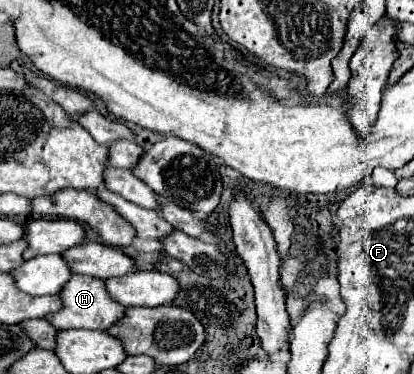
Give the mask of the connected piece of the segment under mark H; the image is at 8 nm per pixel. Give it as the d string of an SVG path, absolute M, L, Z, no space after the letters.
M73 276L63 292L61 292L61 300L63 300L63 310L57 314L51 314L47 320L57 326L59 330L69 330L69 328L89 328L89 330L107 330L109 326L113 326L117 320L123 318L125 310L119 302L115 302L113 298L109 298L109 292L105 290L105 280L99 278L89 278L89 276Z

